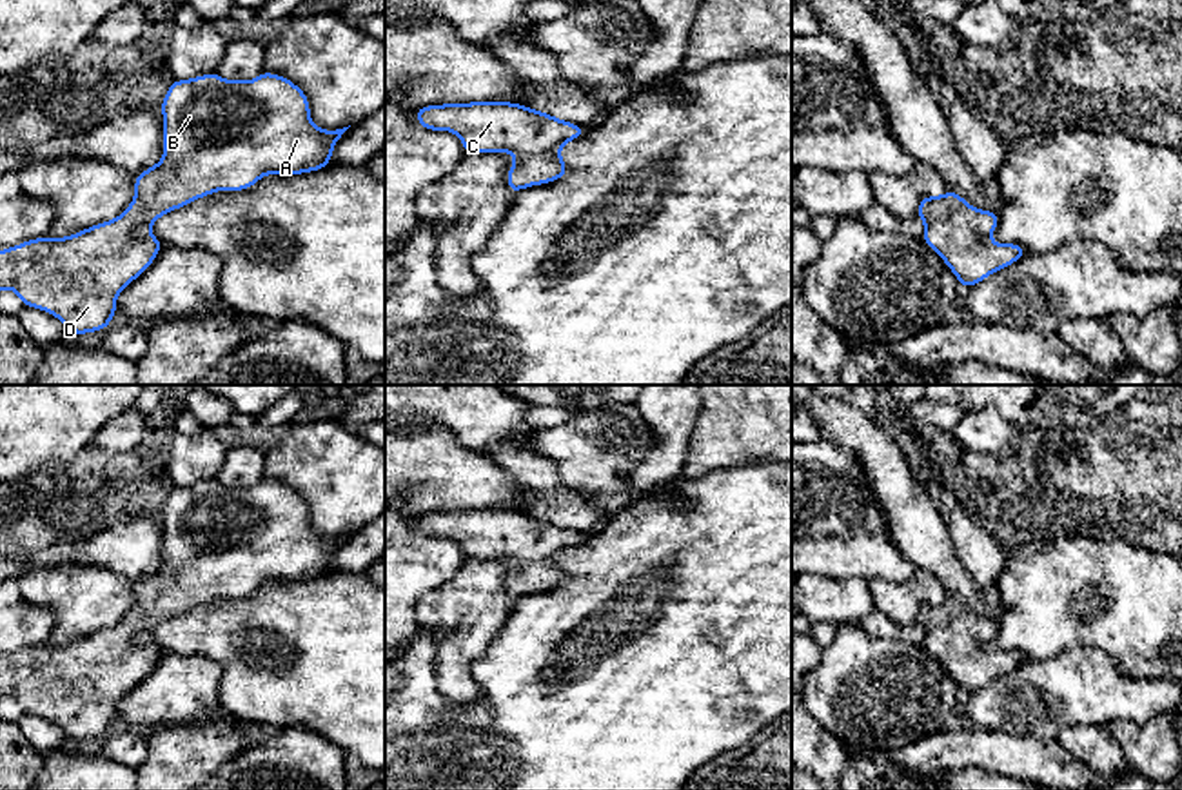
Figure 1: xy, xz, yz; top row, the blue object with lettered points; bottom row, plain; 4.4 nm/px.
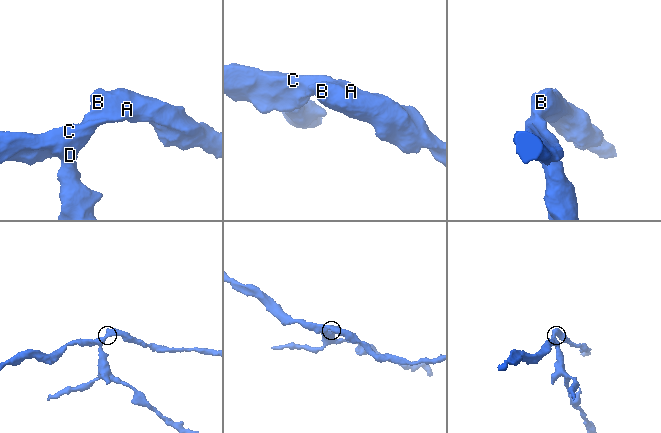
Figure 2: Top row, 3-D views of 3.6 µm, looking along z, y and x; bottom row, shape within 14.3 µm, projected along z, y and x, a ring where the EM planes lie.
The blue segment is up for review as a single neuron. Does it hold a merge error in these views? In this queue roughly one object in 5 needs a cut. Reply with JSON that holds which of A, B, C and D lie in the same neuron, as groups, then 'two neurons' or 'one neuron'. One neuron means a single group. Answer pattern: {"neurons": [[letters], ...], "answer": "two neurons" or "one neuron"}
{"neurons": [["A", "B", "C", "D"]], "answer": "one neuron"}

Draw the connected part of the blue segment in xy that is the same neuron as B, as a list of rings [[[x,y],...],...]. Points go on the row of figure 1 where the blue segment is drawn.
[[[269,71],[247,82],[225,80],[218,73],[172,80],[160,111],[165,122],[163,156],[156,165],[134,176],[136,193],[129,207],[114,220],[100,222],[73,236],[42,236],[0,251],[0,291],[15,291],[25,307],[53,314],[64,323],[65,331],[76,336],[103,332],[116,314],[118,294],[151,267],[163,247],[149,232],[158,218],[218,191],[247,191],[267,174],[305,174],[329,167],[336,142],[349,129],[327,131],[316,127],[303,89]]]

